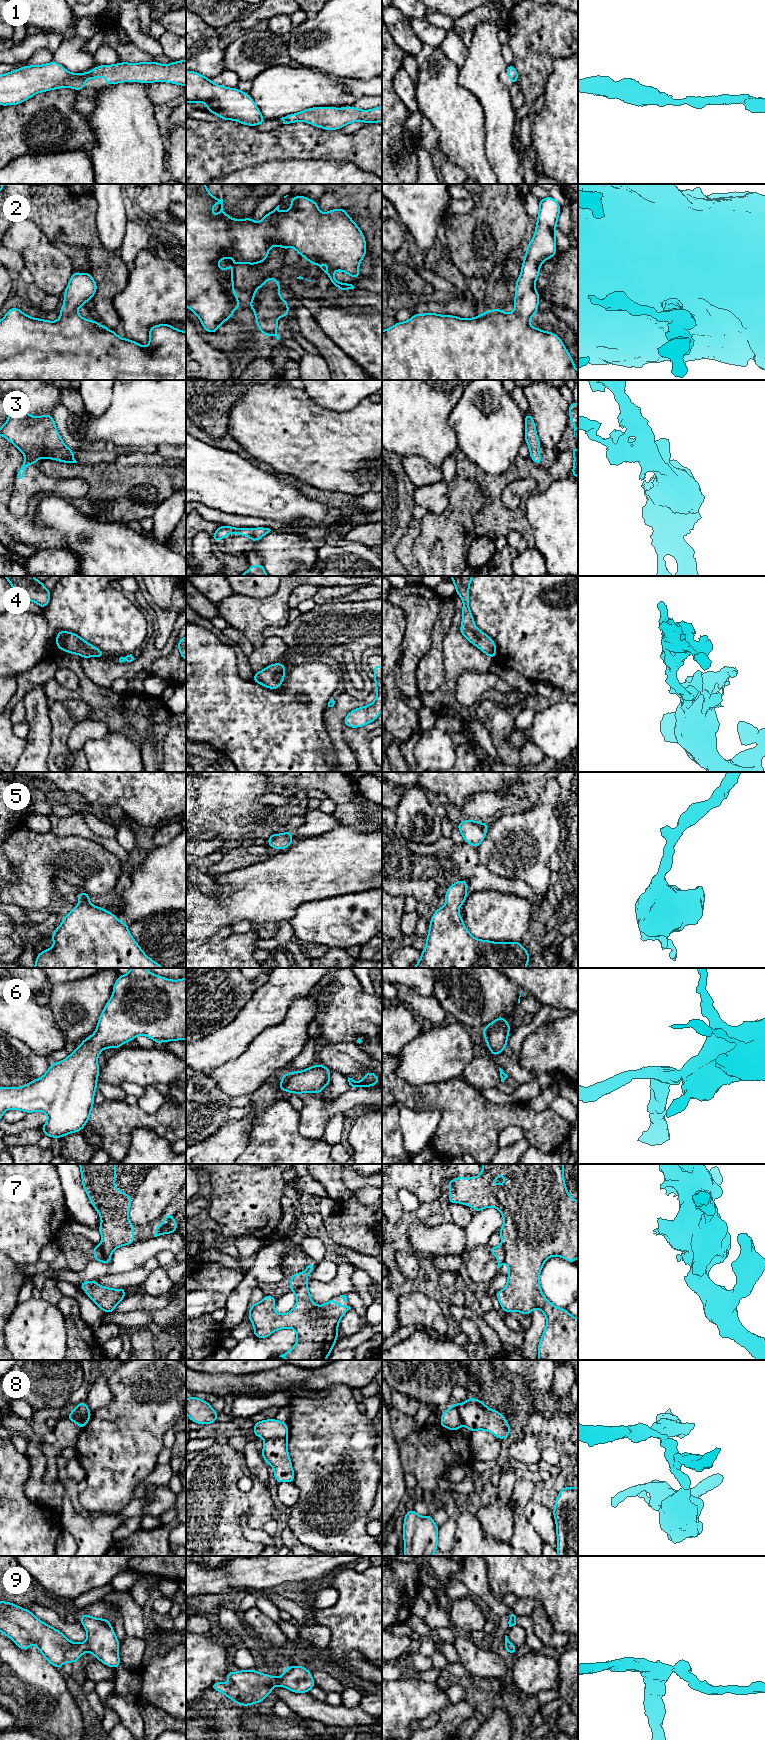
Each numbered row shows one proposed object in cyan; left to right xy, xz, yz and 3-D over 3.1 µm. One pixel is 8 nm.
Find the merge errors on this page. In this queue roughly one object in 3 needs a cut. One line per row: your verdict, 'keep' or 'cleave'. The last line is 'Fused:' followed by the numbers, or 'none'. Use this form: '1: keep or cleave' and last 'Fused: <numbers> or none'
1: keep
2: keep
3: keep
4: keep
5: keep
6: keep
7: cleave
8: cleave
9: keep
Fused: 7, 8

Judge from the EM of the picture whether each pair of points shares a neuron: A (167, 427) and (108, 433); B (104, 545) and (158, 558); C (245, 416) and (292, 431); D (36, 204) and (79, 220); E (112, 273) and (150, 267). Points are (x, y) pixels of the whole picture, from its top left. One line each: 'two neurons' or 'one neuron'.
A: one neuron
B: one neuron
C: one neuron
D: one neuron
E: two neurons

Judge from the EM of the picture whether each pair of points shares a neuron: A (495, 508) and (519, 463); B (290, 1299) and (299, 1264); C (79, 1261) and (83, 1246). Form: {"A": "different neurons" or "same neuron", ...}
{"A": "same neuron", "B": "different neurons", "C": "same neuron"}

